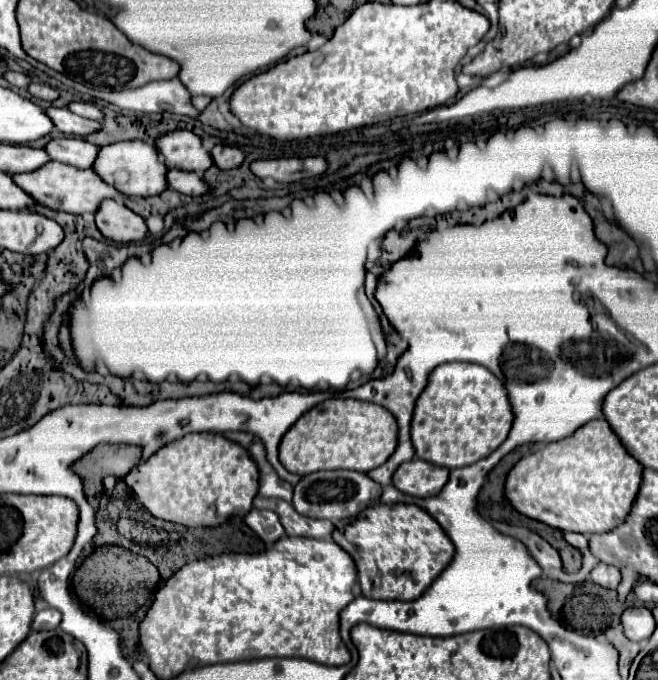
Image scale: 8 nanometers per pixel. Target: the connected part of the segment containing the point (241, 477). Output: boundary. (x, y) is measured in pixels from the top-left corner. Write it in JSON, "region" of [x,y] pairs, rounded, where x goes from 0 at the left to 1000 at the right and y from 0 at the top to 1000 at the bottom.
{"region":[[[298,637],[267,646],[267,651],[255,651],[255,657],[237,663],[225,678],[207,684],[191,699],[191,710],[213,740],[240,763],[280,775],[328,775],[343,769],[353,757],[374,757],[383,749],[383,737],[392,725],[392,687],[362,651],[347,649],[331,637]]]}

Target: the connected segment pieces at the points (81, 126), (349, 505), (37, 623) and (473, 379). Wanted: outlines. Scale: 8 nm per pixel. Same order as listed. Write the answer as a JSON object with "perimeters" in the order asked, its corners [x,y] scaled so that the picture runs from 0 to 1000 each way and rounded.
{"perimeters":[[[[73,157],[70,169],[79,175],[82,187],[100,199],[134,199],[140,193],[152,190],[149,178],[128,175],[122,169],[112,169],[103,160],[88,160],[88,157]]],[[[480,693],[462,699],[447,716],[447,746],[456,757],[474,757],[477,763],[523,763],[544,757],[565,734],[578,731],[581,716],[559,699],[544,693]]],[[[64,896],[49,910],[49,925],[79,925],[91,919],[91,901],[85,896]]],[[[672,534],[650,551],[650,563],[632,587],[623,628],[629,669],[681,690],[717,684],[772,643],[778,613],[766,566],[742,543],[723,534]]]]}

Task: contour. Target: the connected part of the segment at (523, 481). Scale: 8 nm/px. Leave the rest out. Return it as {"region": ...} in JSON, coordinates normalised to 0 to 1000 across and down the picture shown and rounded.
{"region":[[[918,616],[878,628],[866,643],[839,649],[790,675],[772,696],[766,731],[775,743],[827,772],[884,787],[921,784],[939,775],[970,725],[976,684],[954,669]]]}

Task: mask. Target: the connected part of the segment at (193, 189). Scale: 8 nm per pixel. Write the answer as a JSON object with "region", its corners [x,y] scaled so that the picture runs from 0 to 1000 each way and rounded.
{"region":[[[258,249],[252,254],[252,269],[258,278],[271,281],[271,284],[280,284],[280,287],[310,287],[319,275],[304,263],[304,257],[298,254],[286,254],[286,251],[277,251],[277,249]]]}

